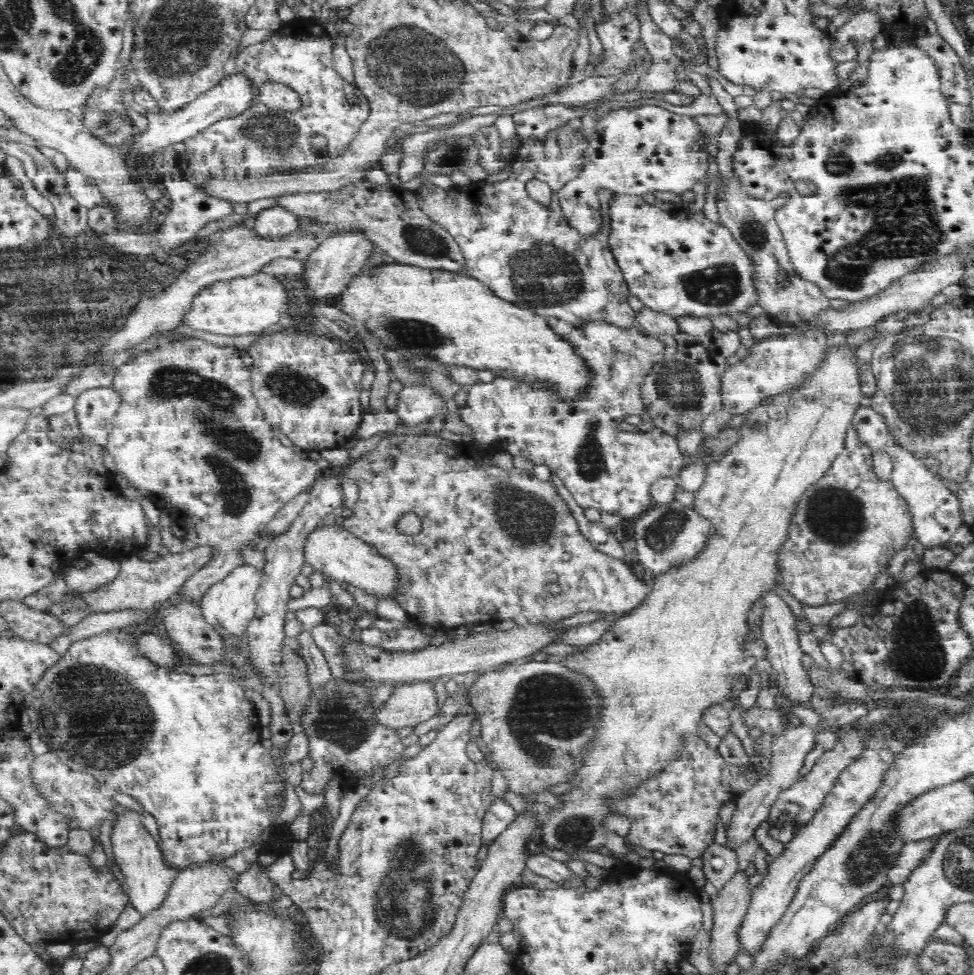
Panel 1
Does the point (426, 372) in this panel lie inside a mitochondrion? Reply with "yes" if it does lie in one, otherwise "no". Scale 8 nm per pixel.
yes

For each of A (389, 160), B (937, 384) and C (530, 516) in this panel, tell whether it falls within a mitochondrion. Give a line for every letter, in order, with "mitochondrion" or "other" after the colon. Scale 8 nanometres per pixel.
A: other
B: mitochondrion
C: mitochondrion

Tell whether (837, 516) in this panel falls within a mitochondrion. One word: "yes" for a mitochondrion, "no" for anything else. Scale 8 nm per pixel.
yes

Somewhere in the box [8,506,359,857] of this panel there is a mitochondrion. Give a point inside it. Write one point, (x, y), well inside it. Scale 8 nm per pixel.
(93, 713)

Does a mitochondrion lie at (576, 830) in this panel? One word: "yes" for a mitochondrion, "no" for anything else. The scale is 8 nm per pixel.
yes

